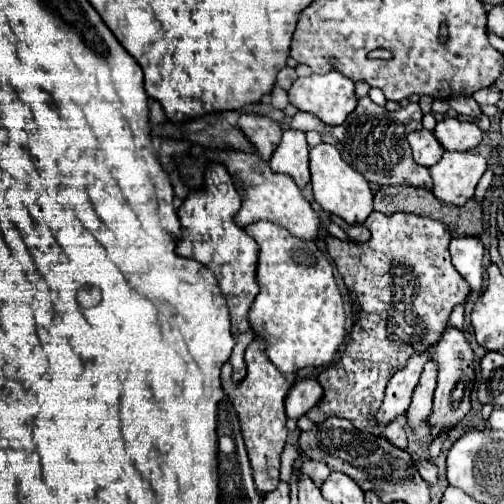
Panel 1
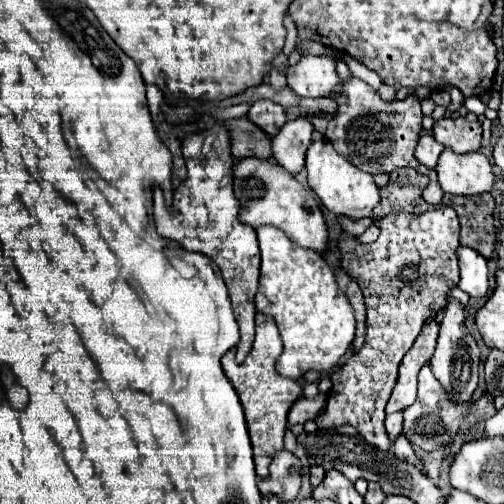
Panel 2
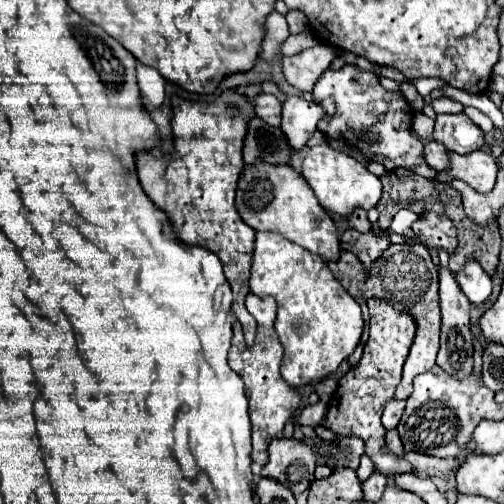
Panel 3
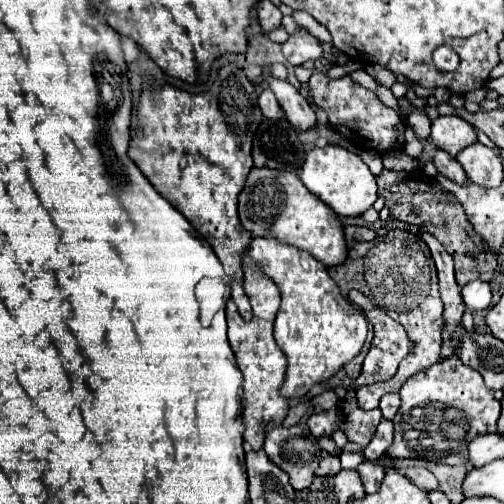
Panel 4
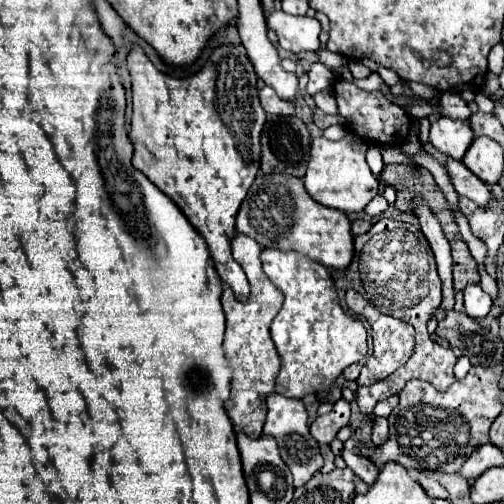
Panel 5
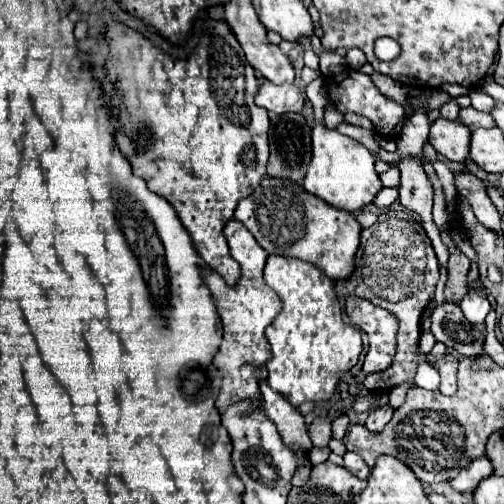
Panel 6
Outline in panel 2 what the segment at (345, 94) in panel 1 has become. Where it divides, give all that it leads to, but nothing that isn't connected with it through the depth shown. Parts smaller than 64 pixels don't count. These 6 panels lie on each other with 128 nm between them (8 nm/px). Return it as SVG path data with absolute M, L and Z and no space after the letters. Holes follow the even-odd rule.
M306 54L296 66L288 68L288 86L304 98L330 98L340 92L342 80L336 74L336 60L328 56Z

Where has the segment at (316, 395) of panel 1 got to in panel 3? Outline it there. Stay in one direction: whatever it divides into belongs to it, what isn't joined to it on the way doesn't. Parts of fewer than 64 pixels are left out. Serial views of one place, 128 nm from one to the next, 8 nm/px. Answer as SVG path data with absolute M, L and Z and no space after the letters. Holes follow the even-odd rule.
M316 402L316 404L308 404L304 406L304 410L300 410L300 414L294 416L296 424L308 424L308 426L318 426L322 422L322 418L326 416L326 402Z

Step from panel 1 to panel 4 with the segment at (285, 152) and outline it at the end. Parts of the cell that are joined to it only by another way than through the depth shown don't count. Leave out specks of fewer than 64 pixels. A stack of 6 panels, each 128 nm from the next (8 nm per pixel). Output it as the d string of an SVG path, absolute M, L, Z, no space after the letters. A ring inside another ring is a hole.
M264 68L264 80L270 82L270 90L276 94L278 104L284 110L286 120L300 132L312 130L316 126L316 114L310 106L310 102L286 80L276 80L268 74L268 68Z

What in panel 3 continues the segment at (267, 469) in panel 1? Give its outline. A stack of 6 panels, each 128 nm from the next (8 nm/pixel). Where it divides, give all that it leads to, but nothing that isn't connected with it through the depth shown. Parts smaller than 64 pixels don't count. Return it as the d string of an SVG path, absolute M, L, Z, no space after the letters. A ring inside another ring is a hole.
M248 294L246 298L248 312L258 322L256 342L254 346L244 344L242 328L236 322L234 324L234 338L228 352L228 366L232 372L236 372L244 380L244 392L248 396L248 408L250 408L250 420L252 420L252 460L260 466L268 462L268 442L274 438L282 438L284 424L300 406L300 392L294 390L284 382L280 376L280 362L282 362L282 344L274 332L274 320L276 320L276 302L274 298L258 298L256 294Z

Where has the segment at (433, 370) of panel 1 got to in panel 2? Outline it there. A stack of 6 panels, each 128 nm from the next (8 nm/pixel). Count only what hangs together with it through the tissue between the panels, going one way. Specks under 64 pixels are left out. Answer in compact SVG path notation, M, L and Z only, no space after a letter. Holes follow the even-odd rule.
M424 366L418 374L418 398L410 408L404 410L404 436L410 440L412 446L432 452L436 448L442 448L446 442L450 442L460 430L468 428L470 424L474 424L482 418L490 418L494 414L496 414L496 408L492 404L490 394L484 394L478 402L468 402L464 406L450 402L448 394L440 386L440 382L434 378L432 370L428 366ZM468 408L470 408L470 414L462 416Z

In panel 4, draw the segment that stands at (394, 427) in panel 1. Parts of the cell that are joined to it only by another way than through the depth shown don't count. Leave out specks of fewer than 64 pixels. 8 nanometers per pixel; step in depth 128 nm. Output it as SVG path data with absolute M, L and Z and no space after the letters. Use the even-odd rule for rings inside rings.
M384 394L380 398L380 406L378 408L382 410L382 416L386 420L392 420L396 416L398 408L400 408L400 396L398 394Z

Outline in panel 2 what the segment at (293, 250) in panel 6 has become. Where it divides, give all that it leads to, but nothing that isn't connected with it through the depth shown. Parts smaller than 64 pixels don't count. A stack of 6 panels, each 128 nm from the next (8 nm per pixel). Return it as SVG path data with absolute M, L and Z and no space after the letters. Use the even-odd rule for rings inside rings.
M236 160L232 166L234 176L234 194L240 200L240 212L238 220L242 224L248 224L252 228L270 224L294 240L296 244L304 248L312 248L316 252L326 250L328 242L328 230L322 216L322 210L310 190L306 190L290 172L284 172L280 164L274 160Z

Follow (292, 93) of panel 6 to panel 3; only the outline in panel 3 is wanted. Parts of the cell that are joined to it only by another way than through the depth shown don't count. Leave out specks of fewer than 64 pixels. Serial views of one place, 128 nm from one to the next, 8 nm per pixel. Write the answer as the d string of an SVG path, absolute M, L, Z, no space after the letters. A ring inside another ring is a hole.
M258 94L254 98L254 112L258 118L266 120L270 126L280 126L280 114L282 114L282 102L272 94Z

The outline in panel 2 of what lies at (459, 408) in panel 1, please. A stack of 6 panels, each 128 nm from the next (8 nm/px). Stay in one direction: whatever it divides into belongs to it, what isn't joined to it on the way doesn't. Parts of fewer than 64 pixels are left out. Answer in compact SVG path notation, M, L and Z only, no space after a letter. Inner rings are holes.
M448 298L448 306L440 322L438 344L436 344L434 356L430 358L430 368L436 380L442 384L442 388L448 392L452 402L464 404L472 398L478 386L478 362L480 362L480 348L476 346L476 340L470 336L468 328L464 326L464 308L460 302Z

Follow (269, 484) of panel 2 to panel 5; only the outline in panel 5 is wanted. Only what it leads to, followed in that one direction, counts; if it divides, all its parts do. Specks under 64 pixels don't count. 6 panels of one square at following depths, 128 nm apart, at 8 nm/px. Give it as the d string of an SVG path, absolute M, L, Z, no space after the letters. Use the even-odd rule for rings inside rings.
M280 394L268 396L266 406L268 406L268 416L266 416L266 424L264 424L264 434L272 436L278 442L280 456L288 464L288 468L294 476L294 486L304 486L314 476L314 472L318 472L324 466L324 458L318 450L318 442L312 438L312 434L308 430L306 408L304 408L302 400L292 400L292 398L286 398Z

